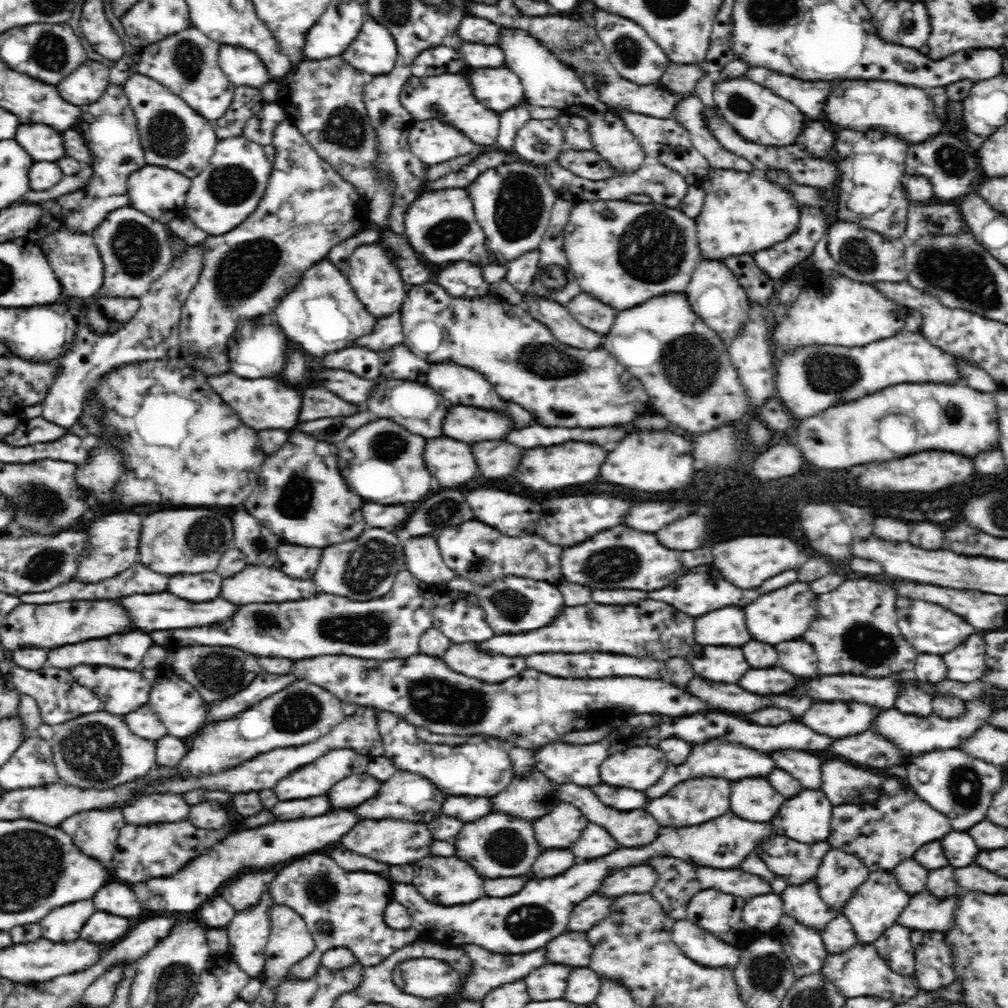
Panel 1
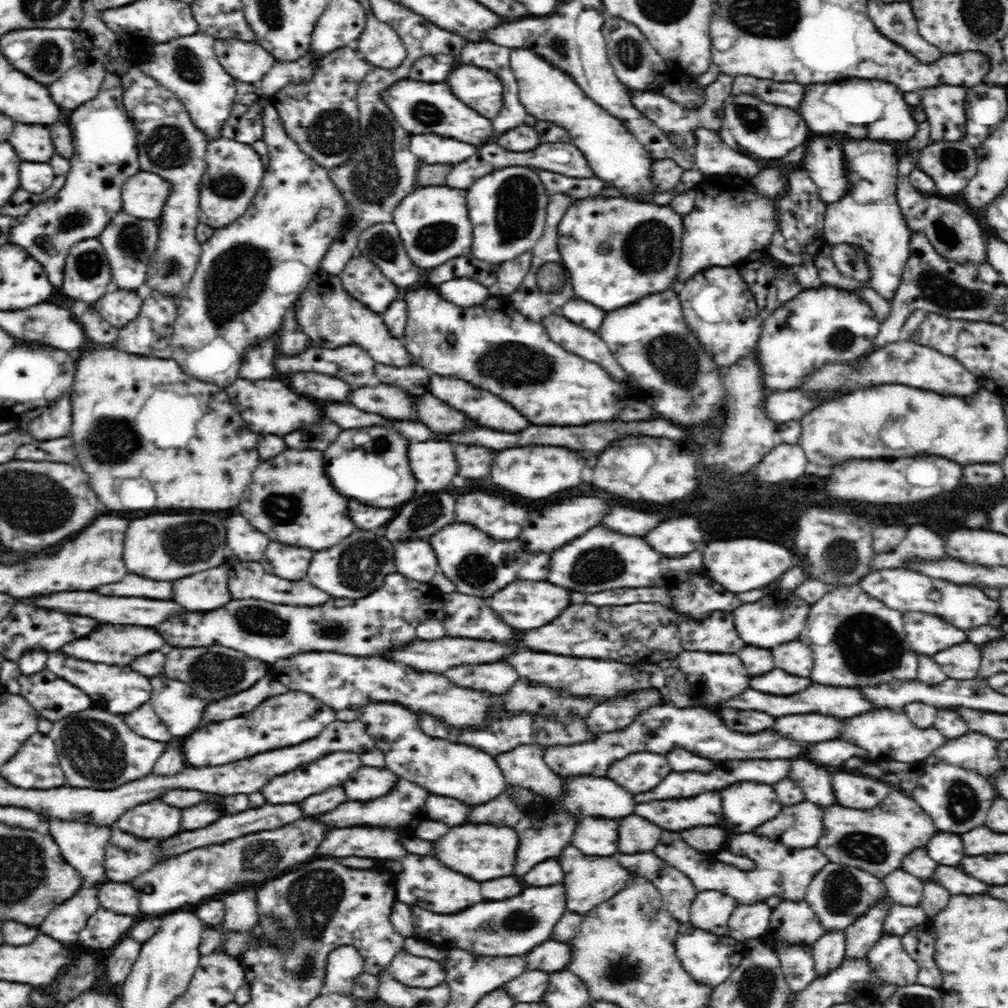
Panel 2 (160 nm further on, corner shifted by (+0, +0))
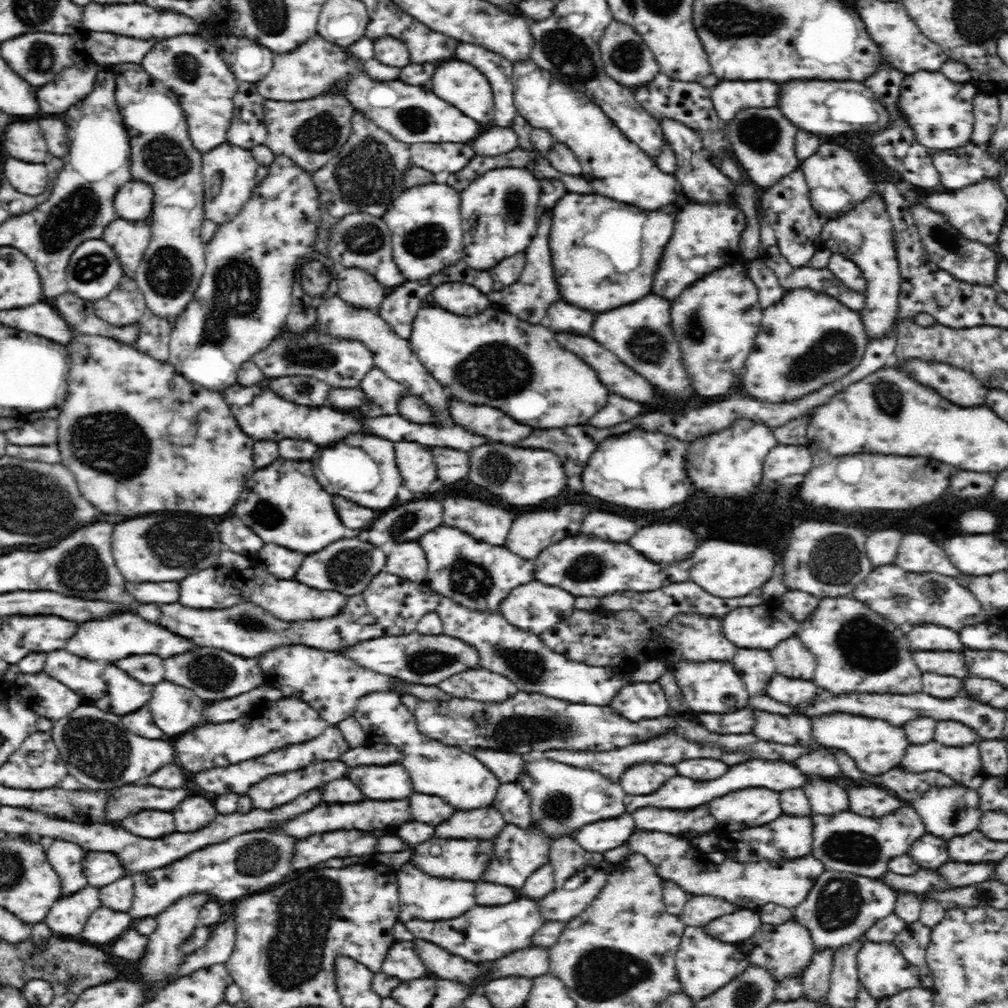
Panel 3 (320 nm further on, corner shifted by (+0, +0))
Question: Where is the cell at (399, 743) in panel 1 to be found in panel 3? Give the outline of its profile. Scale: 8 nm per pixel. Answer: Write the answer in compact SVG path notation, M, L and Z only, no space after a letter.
M378 690L365 694L353 710L368 742L392 744L404 752L402 764L414 780L414 790L430 796L440 796L456 810L476 810L491 807L501 780L470 752L446 746L427 738L418 731L415 716L406 709L396 691Z

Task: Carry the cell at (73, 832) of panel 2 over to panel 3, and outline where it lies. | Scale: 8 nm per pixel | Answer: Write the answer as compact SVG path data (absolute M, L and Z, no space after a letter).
M62 839L49 840L46 846L46 861L59 875L61 884L66 888L66 896L88 886L83 874L84 854L86 851L80 845Z

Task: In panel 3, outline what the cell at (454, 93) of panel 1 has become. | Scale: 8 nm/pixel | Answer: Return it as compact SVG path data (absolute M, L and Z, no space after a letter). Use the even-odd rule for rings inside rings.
M318 33L298 47L290 53L273 54L274 66L256 83L257 91L264 99L298 102L330 94L330 90L341 90L342 97L350 102L354 112L365 114L386 133L409 145L418 142L470 142L480 134L480 124L464 116L458 107L450 106L420 86L408 86L400 80L384 84L370 78L364 62L358 61L354 55L350 56L346 47L331 44ZM424 130L428 130L428 134L416 134Z

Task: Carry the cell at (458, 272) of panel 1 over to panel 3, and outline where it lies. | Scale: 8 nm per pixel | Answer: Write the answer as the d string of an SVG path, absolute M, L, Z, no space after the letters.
M460 282L438 286L432 294L434 294L434 298L430 298L432 303L467 318L470 318L470 315L480 314L478 310L483 311L488 306L488 298L480 290Z

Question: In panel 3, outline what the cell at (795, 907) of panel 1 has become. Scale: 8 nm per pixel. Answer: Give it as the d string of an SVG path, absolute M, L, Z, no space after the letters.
M794 918L780 925L762 923L757 930L757 935L742 941L740 949L748 957L749 963L762 966L762 969L766 969L777 983L788 977L800 977L815 953L809 929L804 925L800 925Z

